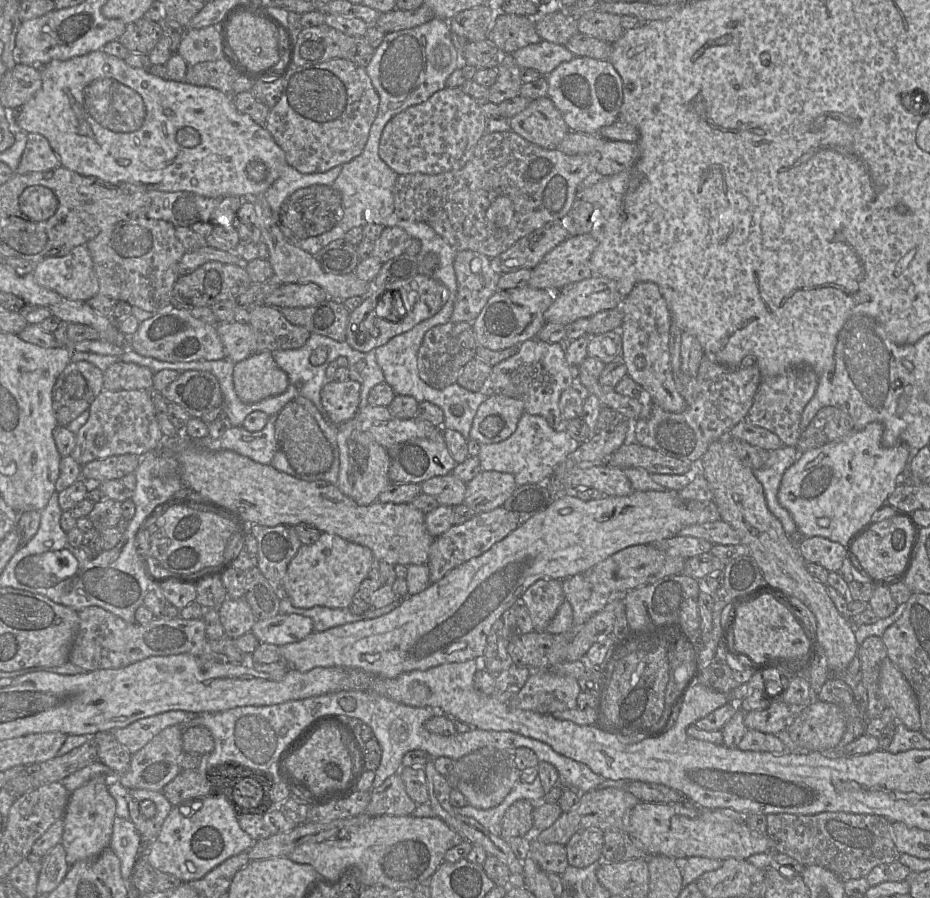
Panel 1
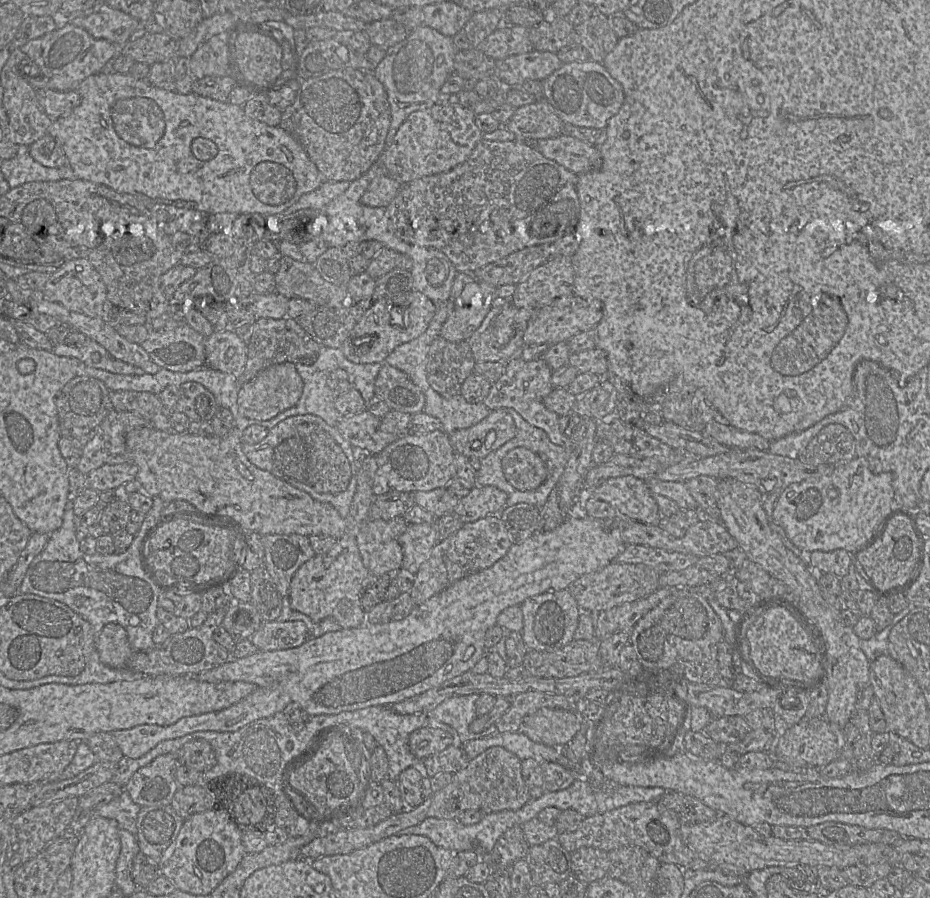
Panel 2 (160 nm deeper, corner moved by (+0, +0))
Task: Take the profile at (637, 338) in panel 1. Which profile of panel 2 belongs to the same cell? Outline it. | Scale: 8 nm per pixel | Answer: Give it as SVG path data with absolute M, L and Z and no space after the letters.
M710 421L701 431L728 447L756 448L767 451L771 441L759 434L747 432L718 421Z

